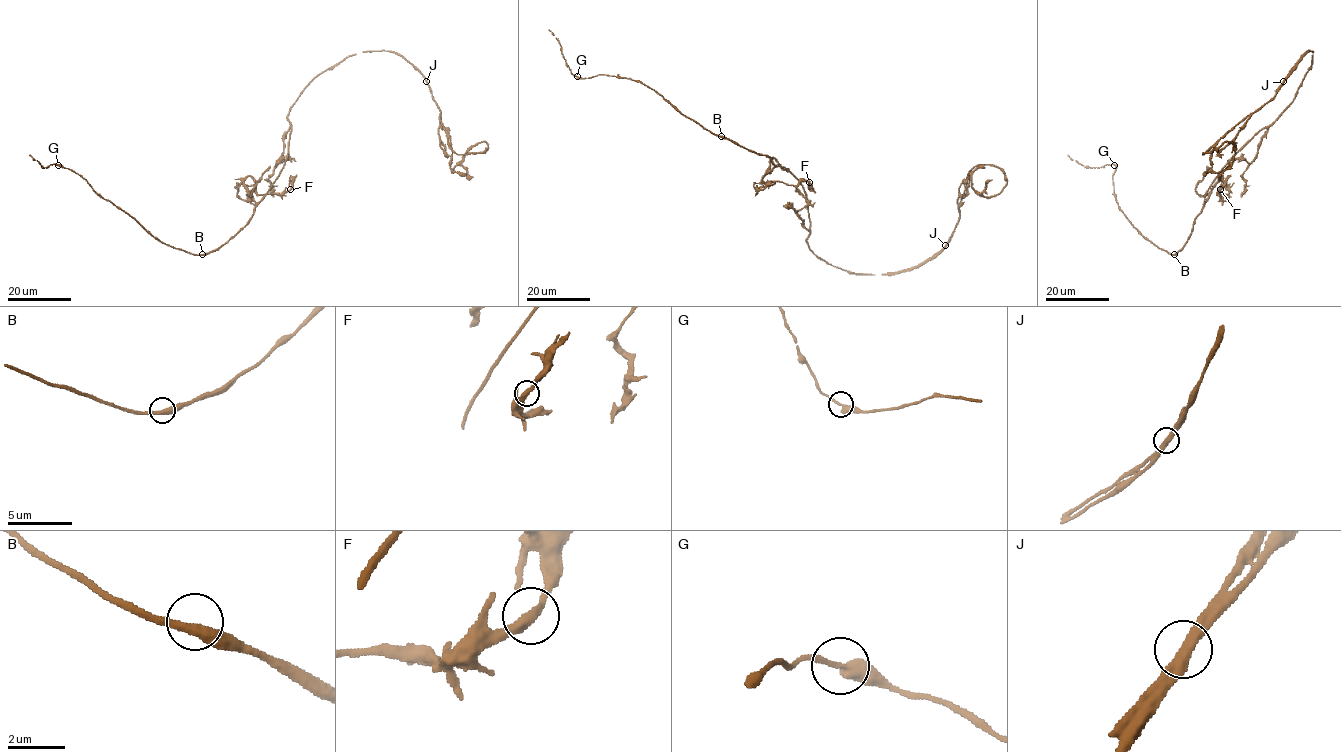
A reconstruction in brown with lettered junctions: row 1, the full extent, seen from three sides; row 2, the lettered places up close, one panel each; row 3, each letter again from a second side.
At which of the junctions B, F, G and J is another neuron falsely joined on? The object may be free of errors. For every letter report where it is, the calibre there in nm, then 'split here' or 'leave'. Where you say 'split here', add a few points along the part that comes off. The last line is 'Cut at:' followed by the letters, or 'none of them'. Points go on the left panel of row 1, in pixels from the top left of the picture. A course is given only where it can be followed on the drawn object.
B: place (202, 254); calibre 360 nm; leave
F: place (290, 189); calibre 340 nm; leave
G: place (58, 165); calibre 360 nm; leave
J: place (426, 81); calibre 360 nm; split here; course (427, 81), (398, 54), (386, 50), (368, 51)
Cut at: J

